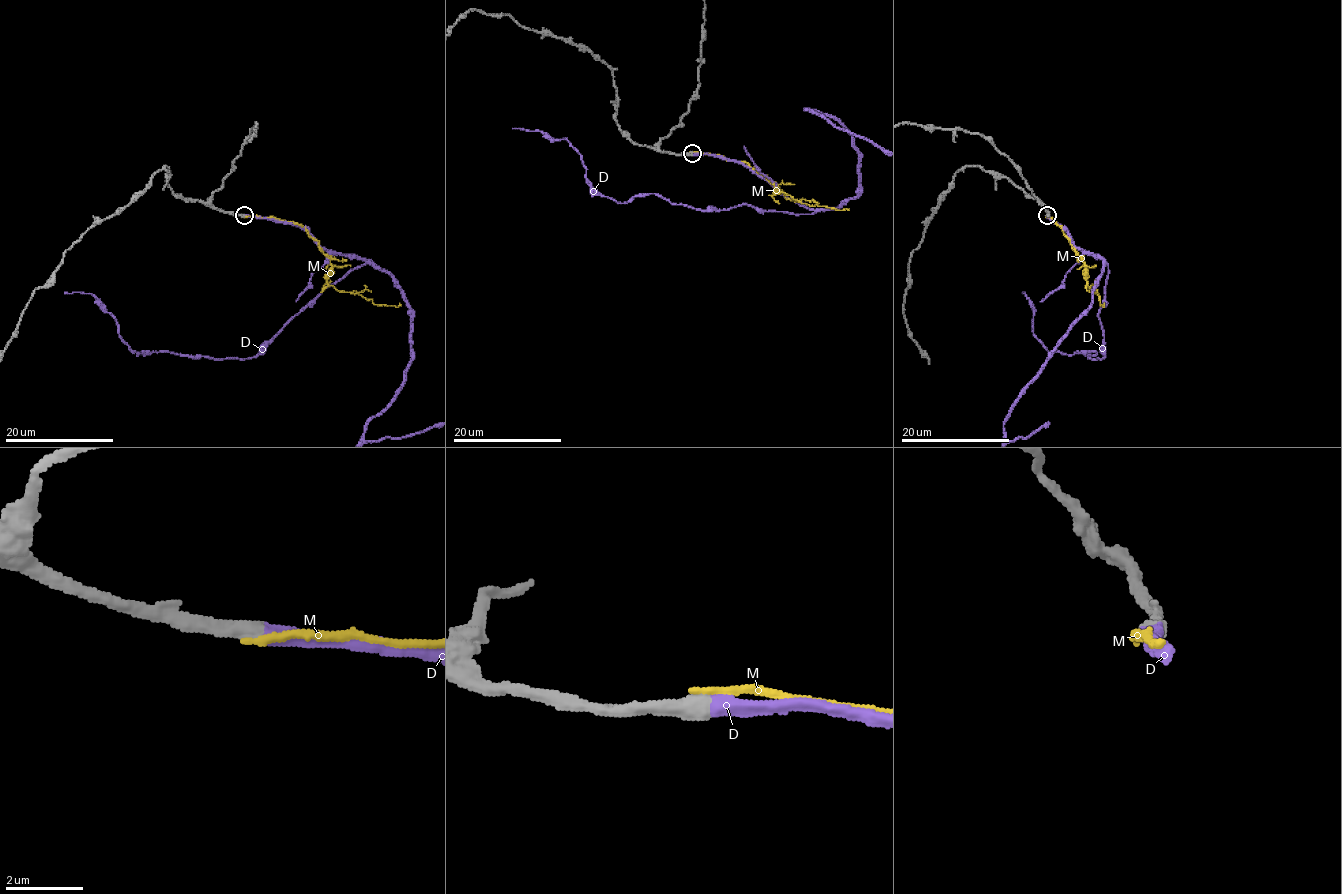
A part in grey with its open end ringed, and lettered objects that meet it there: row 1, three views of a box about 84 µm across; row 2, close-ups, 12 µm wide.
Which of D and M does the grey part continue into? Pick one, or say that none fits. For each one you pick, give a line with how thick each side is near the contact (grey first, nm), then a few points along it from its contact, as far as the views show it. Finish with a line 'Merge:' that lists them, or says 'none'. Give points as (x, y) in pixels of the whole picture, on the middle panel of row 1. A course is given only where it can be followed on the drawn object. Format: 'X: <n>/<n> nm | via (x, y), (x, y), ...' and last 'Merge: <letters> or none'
D: 500/440 nm
Merge: D

